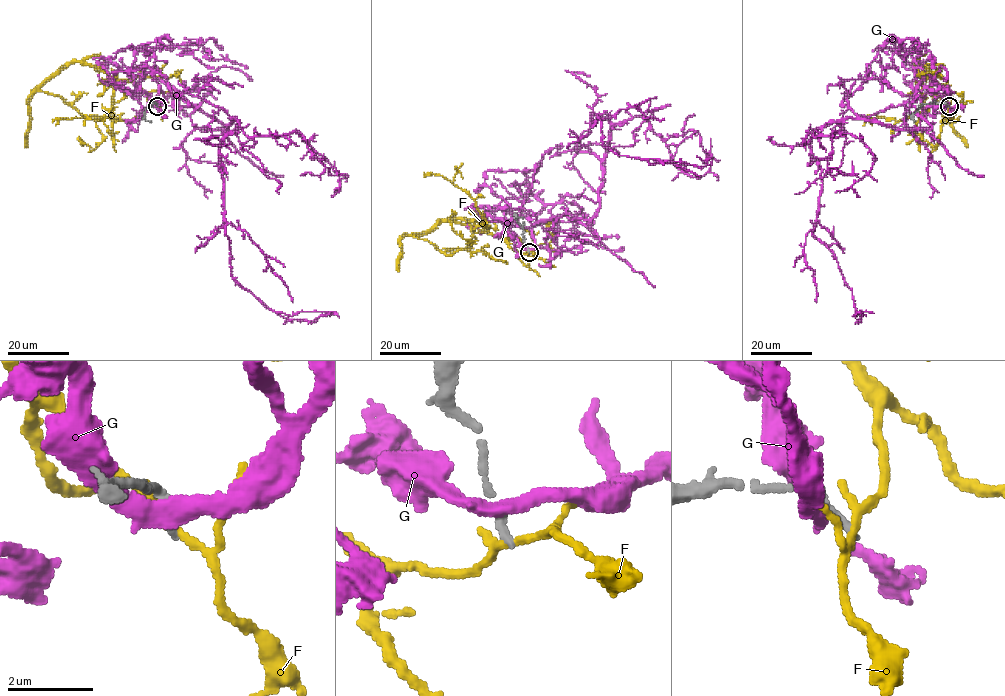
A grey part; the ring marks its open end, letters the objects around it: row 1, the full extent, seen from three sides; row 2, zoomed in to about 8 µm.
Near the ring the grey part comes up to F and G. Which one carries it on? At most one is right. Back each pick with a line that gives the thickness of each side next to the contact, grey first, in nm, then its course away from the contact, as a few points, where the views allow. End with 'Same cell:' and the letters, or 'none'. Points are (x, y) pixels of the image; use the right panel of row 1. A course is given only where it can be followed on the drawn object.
Same cell: none

